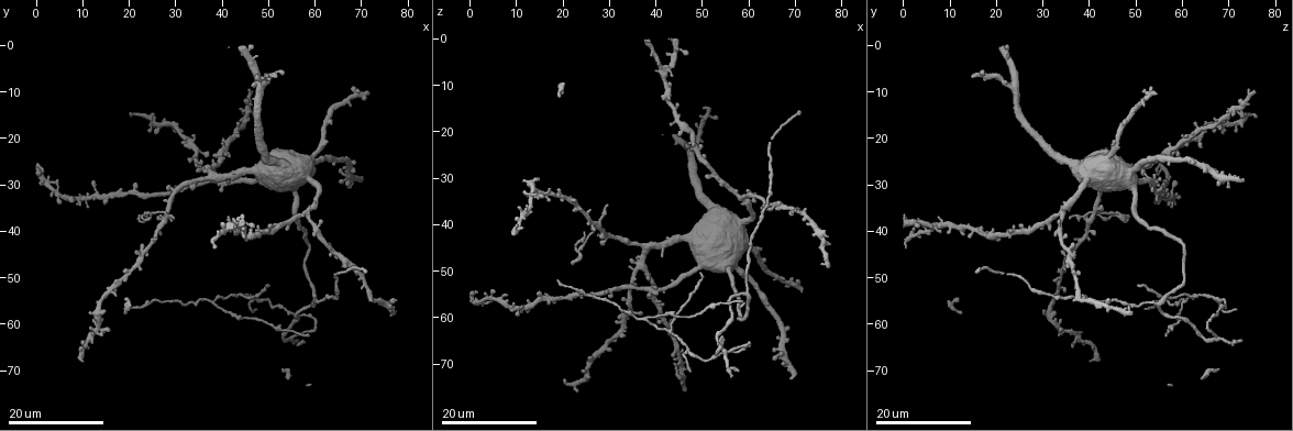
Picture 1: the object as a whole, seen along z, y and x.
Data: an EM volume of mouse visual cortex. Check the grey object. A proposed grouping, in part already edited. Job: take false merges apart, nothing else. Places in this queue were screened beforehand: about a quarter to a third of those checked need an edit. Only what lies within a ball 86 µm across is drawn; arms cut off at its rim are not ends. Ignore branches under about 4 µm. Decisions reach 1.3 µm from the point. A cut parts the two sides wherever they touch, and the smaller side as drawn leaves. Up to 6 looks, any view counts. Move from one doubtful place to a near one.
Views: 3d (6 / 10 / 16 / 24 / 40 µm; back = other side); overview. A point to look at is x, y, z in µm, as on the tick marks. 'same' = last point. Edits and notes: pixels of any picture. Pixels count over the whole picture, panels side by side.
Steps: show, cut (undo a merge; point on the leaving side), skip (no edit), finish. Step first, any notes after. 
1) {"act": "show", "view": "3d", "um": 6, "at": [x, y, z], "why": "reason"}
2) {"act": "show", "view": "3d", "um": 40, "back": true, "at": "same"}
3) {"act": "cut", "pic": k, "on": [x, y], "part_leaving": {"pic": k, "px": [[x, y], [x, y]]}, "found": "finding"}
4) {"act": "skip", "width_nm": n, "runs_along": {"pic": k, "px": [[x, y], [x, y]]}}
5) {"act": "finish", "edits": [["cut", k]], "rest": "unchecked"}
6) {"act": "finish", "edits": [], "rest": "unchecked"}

{"act": "show", "view": "3d", "um": 16, "at": [43.5, 54.0, 62.5], "why": "three-way junction"}

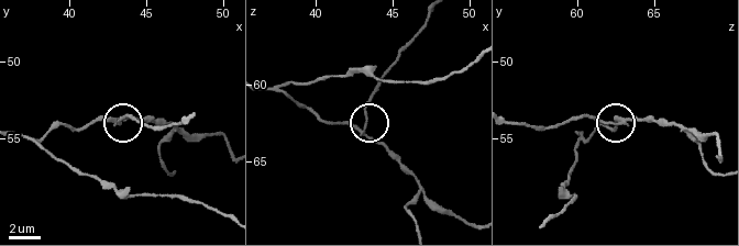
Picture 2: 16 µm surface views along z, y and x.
{"act": "show", "view": "3d", "um": 10, "at": [43.0, 54.0, 62.8], "why": "zoom in"}

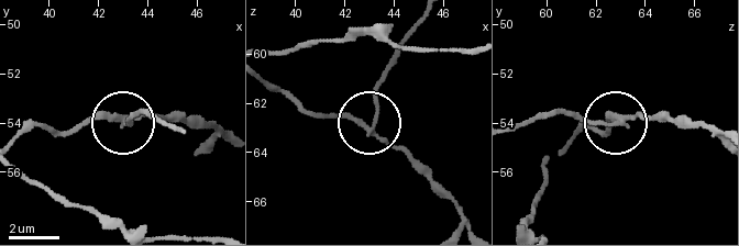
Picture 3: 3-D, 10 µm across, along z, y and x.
{"act": "show", "view": "3d", "um": 10, "back": true, "at": [43.0, 53.8, 63.0]}

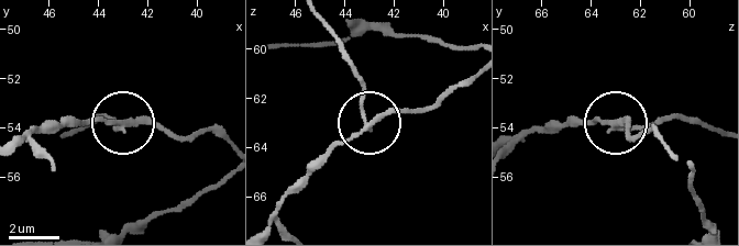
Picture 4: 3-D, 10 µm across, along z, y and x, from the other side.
{"act": "cut", "pic": 4, "on": [364, 86], "part_leaving": {"pic": 4, "px": [[366, 123], [359, 75], [324, 18]]}, "found": "a second neuron is stuck on"}

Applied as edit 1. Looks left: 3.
{"act": "show", "view": "3d", "um": 16, "at": [46.5, 55.0, 66.5], "why": "small branch off a trunk"}

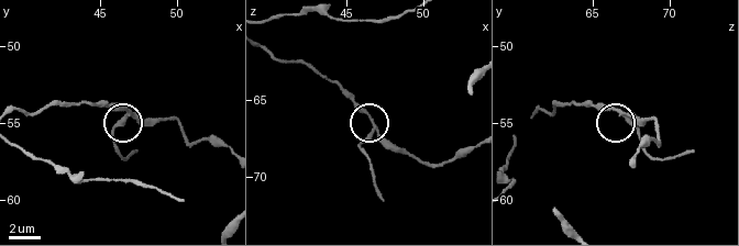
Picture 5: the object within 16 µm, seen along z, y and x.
{"act": "show", "view": "3d", "um": 6, "at": [46.6, 54.6, 67.0]}

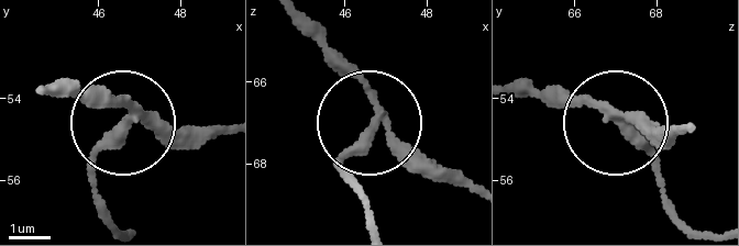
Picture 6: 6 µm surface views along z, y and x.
{"act": "cut", "pic": 6, "on": [94, 154], "width_nm": 220, "found": "two neurons meet here"}

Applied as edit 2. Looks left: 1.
{"act": "finish", "edits": [["cut", 4], ["cut", 6]], "rest": "unchecked"}

